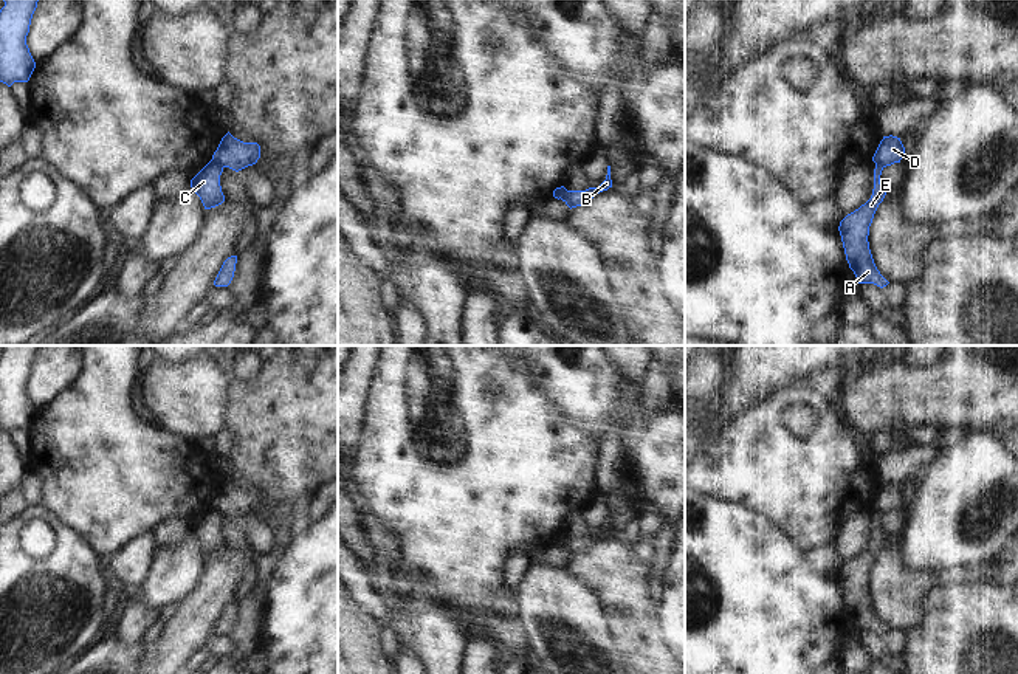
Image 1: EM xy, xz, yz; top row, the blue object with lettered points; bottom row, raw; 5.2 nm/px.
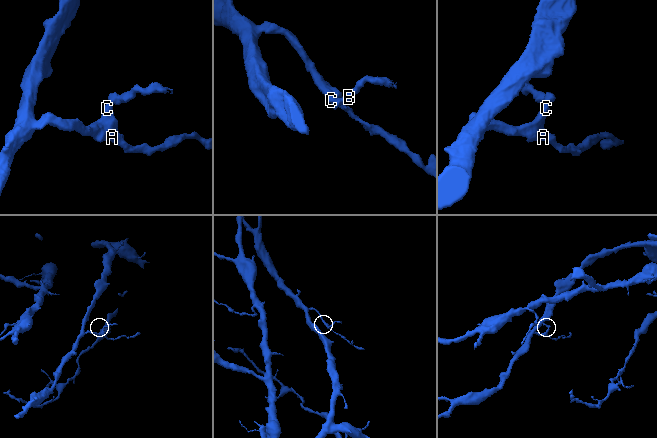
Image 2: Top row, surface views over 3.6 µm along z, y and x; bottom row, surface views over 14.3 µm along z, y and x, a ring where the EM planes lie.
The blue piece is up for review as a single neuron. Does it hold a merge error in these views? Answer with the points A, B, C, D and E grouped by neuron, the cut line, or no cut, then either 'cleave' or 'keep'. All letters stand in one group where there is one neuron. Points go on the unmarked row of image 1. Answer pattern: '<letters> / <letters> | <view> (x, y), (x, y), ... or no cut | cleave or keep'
A C E / B D | xy (211, 507), (222, 515) | cleave

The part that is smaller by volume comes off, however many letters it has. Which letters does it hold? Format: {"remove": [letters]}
{"remove": ["B", "D"]}

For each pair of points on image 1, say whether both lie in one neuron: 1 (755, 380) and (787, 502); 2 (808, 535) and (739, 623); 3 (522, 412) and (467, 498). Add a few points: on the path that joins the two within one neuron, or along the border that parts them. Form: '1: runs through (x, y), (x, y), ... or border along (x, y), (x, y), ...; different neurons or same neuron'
1: border along (792, 383), (750, 405), (738, 416); different neurons
2: border along (770, 521), (806, 553); different neurons
3: runs through (501, 434), (467, 468), (467, 476); same neuron

